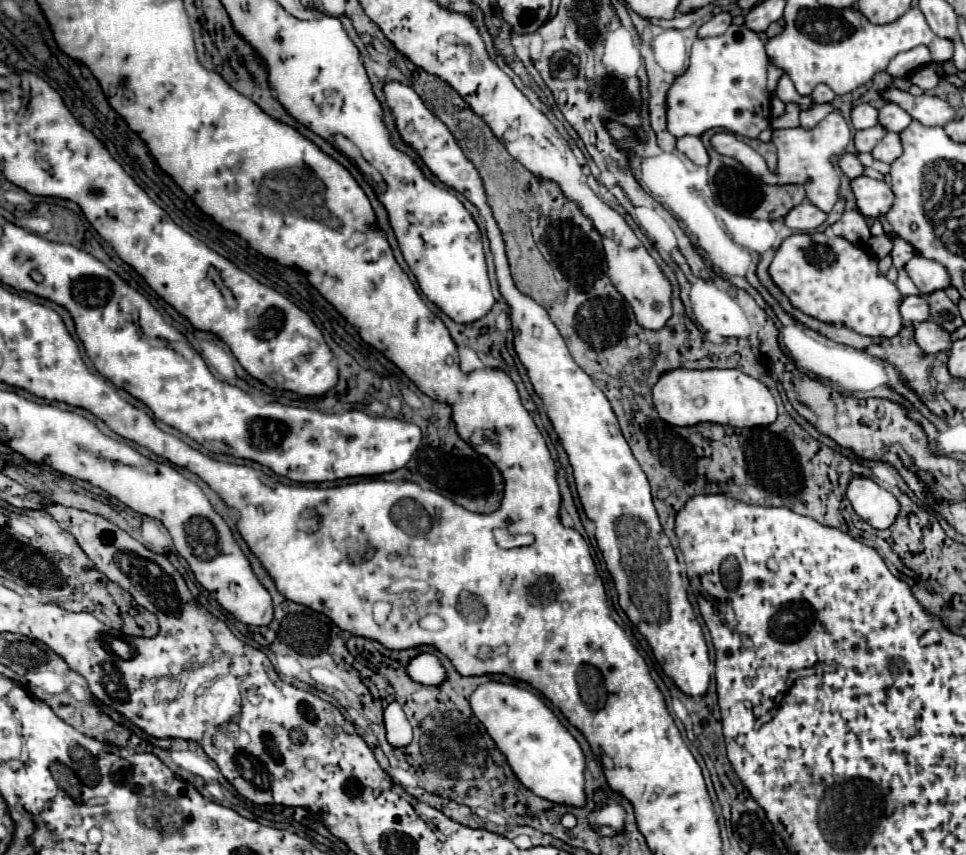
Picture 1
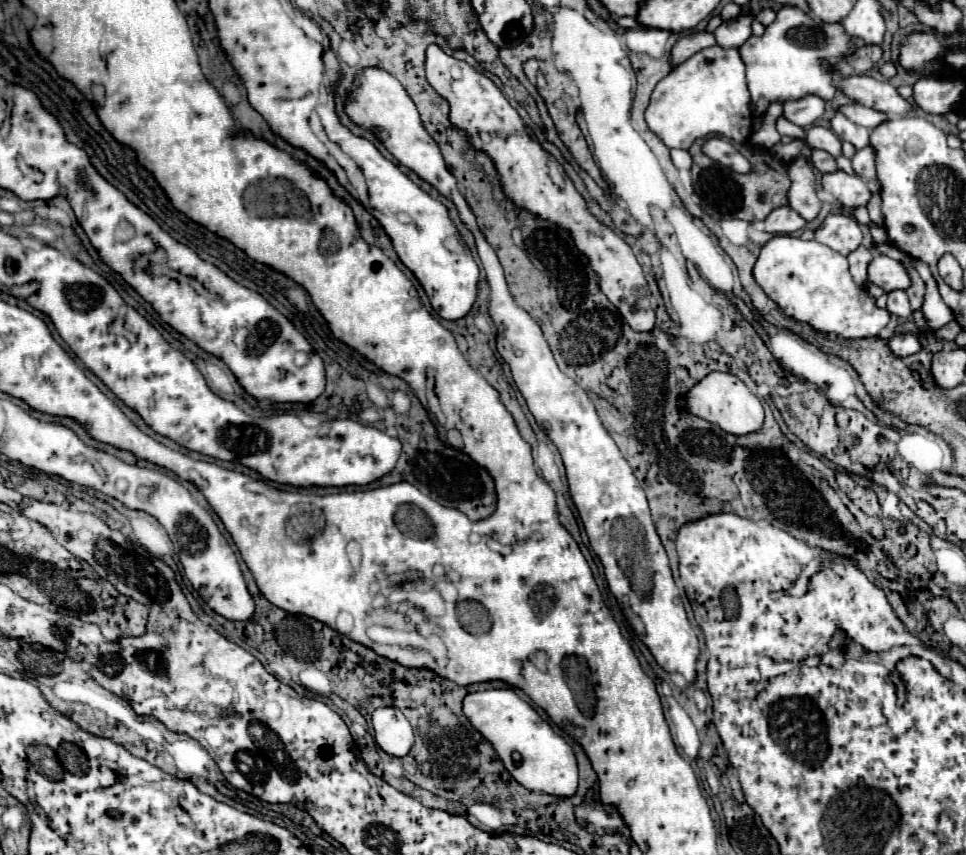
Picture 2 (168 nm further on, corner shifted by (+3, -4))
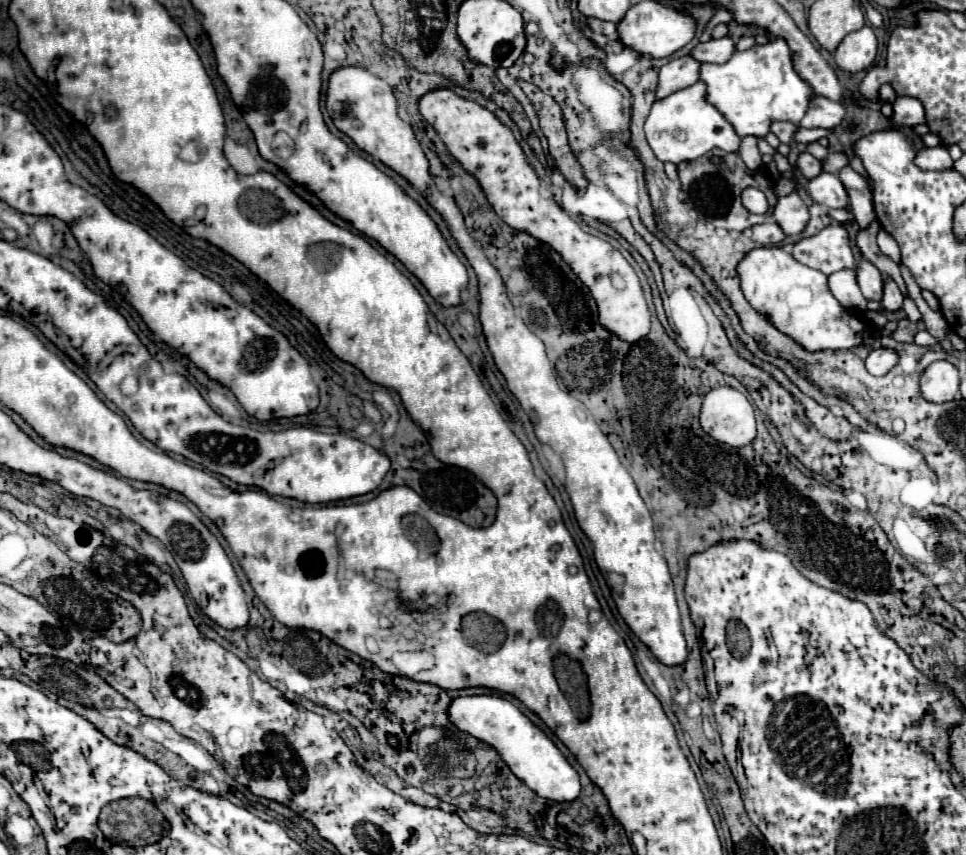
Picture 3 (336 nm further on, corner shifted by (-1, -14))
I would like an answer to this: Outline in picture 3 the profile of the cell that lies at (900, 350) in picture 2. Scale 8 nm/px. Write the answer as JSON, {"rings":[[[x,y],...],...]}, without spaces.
{"rings":[[[875,349],[865,359],[865,369],[871,375],[885,375],[899,361],[897,353],[891,349]]]}

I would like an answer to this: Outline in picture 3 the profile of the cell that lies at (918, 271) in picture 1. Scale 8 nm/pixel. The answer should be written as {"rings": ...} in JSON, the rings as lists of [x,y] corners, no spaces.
{"rings":[[[859,259],[855,263],[855,275],[859,289],[867,301],[881,301],[883,297],[883,273],[867,259]]]}

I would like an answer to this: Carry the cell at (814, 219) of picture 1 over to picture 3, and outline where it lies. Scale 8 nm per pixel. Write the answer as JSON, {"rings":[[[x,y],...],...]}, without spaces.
{"rings":[[[769,221],[769,223],[751,227],[751,239],[759,245],[777,245],[785,239],[785,235],[783,235],[783,231],[779,231],[779,227],[775,227],[773,221]]]}

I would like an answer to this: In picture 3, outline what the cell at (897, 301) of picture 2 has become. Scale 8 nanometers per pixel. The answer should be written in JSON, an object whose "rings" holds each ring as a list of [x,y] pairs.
{"rings":[[[891,277],[883,279],[883,299],[881,299],[881,305],[887,311],[899,311],[901,305],[903,305],[903,293],[899,291],[897,283]]]}

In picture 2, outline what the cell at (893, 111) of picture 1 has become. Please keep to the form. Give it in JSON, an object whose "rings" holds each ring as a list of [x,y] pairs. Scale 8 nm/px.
{"rings":[[[845,105],[839,109],[841,113],[845,113],[851,121],[855,121],[857,125],[863,125],[867,127],[869,131],[873,131],[875,127],[879,127],[881,123],[887,121],[887,115],[881,113],[881,111],[875,111],[875,109],[869,109],[869,107],[863,107],[863,105]]]}

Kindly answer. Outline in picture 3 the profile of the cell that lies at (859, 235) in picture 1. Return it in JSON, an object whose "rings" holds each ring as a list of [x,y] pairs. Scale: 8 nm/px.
{"rings":[[[829,225],[821,233],[801,239],[793,245],[791,255],[799,263],[819,269],[825,275],[841,269],[851,269],[855,265],[849,235],[841,225]]]}

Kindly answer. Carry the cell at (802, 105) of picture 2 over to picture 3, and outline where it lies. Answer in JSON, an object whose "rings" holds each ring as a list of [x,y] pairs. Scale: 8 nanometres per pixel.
{"rings":[[[783,121],[771,123],[771,133],[775,133],[781,143],[789,143],[789,141],[793,139],[795,129],[797,129],[797,127],[795,127],[793,123],[783,123]]]}

